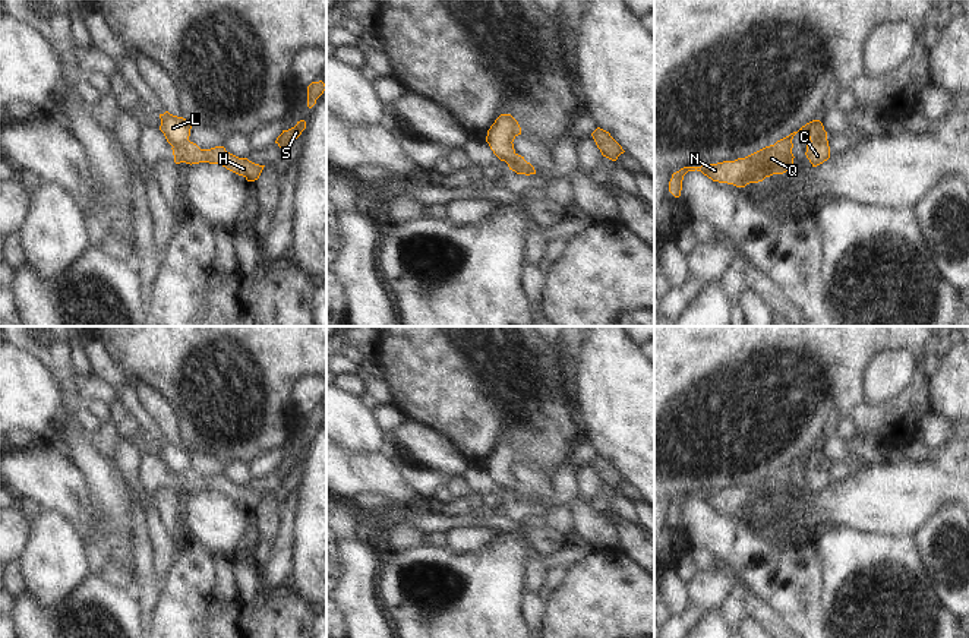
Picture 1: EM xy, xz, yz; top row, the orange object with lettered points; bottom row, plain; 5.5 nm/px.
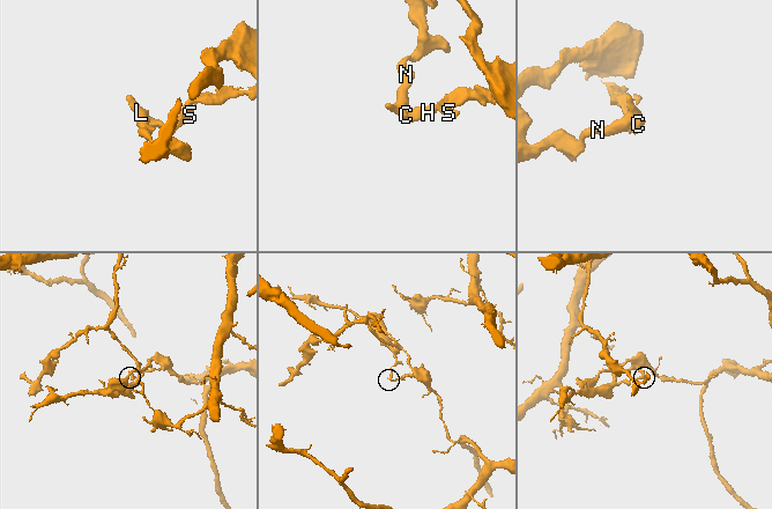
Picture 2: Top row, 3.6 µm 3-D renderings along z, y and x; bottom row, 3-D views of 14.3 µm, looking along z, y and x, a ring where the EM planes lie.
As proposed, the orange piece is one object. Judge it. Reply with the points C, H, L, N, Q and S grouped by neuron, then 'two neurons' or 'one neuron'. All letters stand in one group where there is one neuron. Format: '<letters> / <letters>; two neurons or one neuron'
C H S / L N Q; two neurons

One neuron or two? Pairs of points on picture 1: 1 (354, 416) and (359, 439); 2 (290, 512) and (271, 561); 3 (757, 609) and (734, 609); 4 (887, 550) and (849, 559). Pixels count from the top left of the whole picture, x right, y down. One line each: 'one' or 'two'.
1: one
2: one
3: one
4: one

